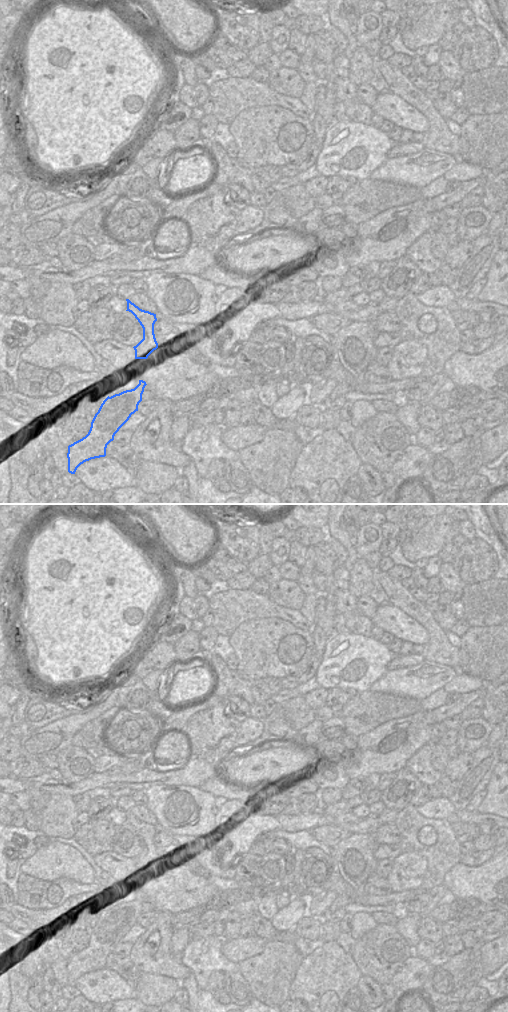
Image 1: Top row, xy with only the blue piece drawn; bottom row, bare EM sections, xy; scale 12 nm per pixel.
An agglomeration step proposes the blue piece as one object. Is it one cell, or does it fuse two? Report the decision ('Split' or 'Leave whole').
Leave whole.

